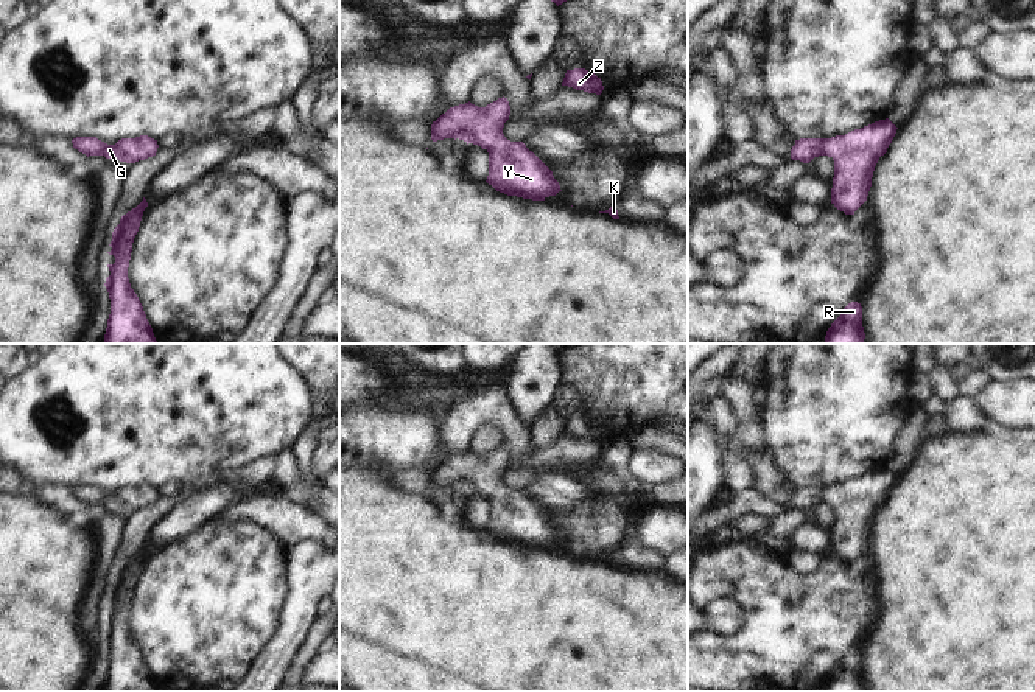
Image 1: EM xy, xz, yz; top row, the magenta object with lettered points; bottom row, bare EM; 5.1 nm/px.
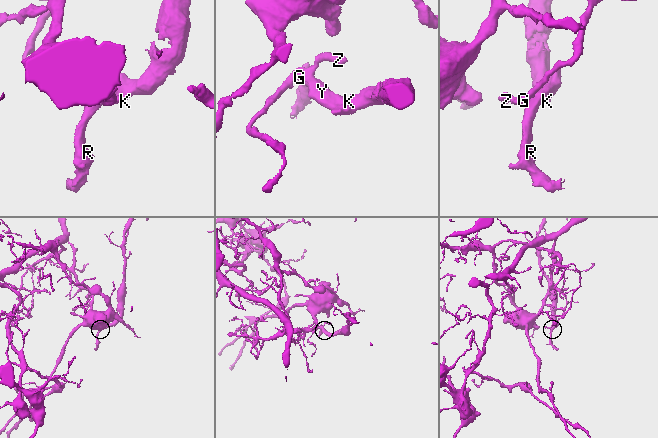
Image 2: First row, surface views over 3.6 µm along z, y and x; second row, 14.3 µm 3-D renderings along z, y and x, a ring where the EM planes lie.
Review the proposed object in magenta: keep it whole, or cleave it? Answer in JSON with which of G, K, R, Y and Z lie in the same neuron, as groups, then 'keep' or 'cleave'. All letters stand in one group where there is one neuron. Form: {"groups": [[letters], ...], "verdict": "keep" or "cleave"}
{"groups": [["G", "K", "R", "Y", "Z"]], "verdict": "keep"}

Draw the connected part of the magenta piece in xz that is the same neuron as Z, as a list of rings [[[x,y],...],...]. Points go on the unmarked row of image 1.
[[[585,417],[567,418],[562,434],[601,443],[604,439],[601,426]]]

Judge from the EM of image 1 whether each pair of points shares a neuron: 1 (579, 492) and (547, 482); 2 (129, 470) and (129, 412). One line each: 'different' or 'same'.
1: same
2: same

